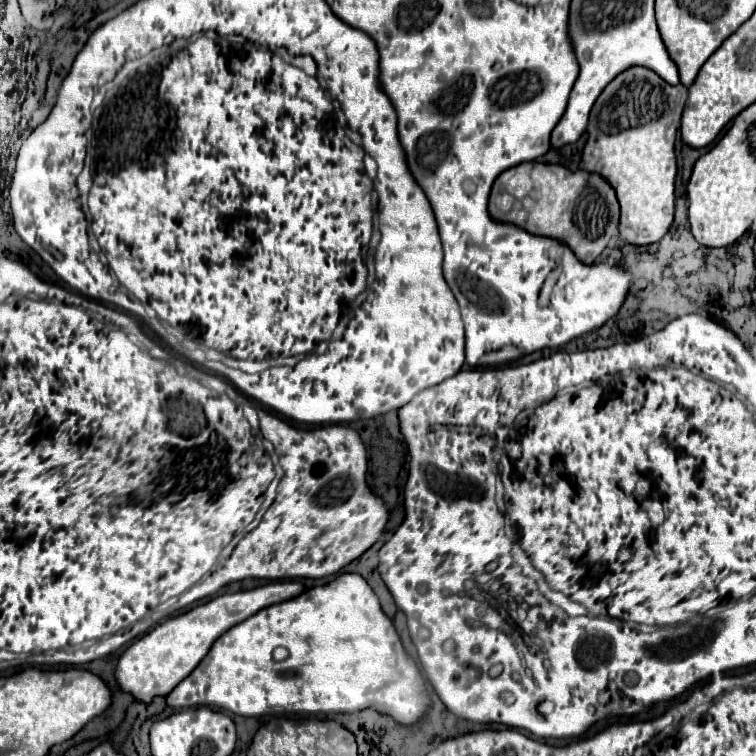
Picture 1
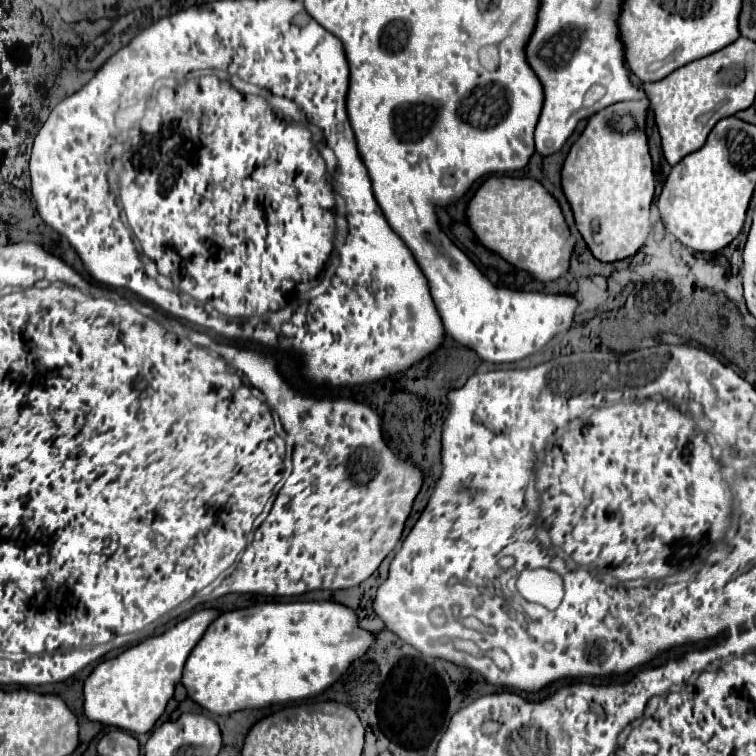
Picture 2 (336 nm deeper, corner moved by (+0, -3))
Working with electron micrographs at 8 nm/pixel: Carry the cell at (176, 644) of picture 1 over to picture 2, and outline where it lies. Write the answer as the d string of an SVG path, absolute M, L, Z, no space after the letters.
M202 609L188 619L176 623L162 635L144 639L128 647L114 659L102 661L84 681L84 713L90 721L114 725L130 733L148 733L158 717L164 713L166 703L174 695L174 687L182 679L184 663L196 643L202 639L208 625L220 615L218 609Z

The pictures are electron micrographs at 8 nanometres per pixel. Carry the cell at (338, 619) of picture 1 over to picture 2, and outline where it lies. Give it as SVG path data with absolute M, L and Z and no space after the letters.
M290 601L260 603L222 613L190 653L182 685L188 697L214 715L230 715L242 709L262 709L274 703L302 701L330 689L348 667L374 647L376 635L362 629L354 609L336 601Z

